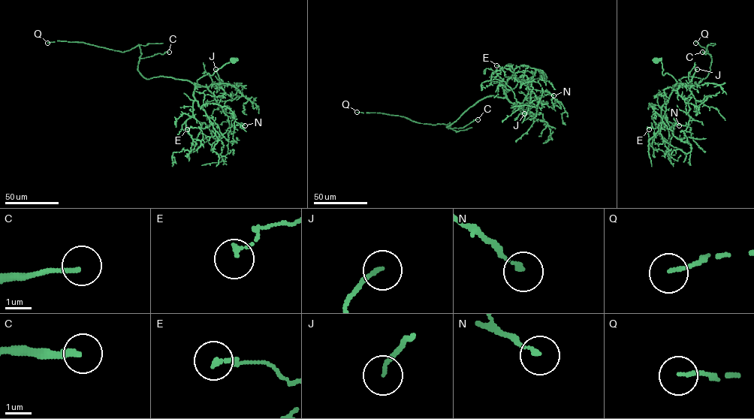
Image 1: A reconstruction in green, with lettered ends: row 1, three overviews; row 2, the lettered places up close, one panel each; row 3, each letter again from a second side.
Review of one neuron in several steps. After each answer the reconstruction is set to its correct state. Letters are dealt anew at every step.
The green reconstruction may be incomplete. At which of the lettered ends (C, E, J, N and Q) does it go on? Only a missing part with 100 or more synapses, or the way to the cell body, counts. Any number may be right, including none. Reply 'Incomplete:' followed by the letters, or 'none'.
Incomplete: C, Q

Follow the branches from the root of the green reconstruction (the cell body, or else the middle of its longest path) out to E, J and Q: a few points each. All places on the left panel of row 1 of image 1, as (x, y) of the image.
E: (233, 60), (197, 81), (194, 97), (205, 111), (210, 125), (187, 129)
J: (233, 60), (237, 58), (233, 58), (212, 74), (203, 75), (197, 83), (218, 86), (222, 81), (215, 69)
Q: (233, 60), (195, 85), (144, 78), (138, 45), (122, 52), (47, 43)

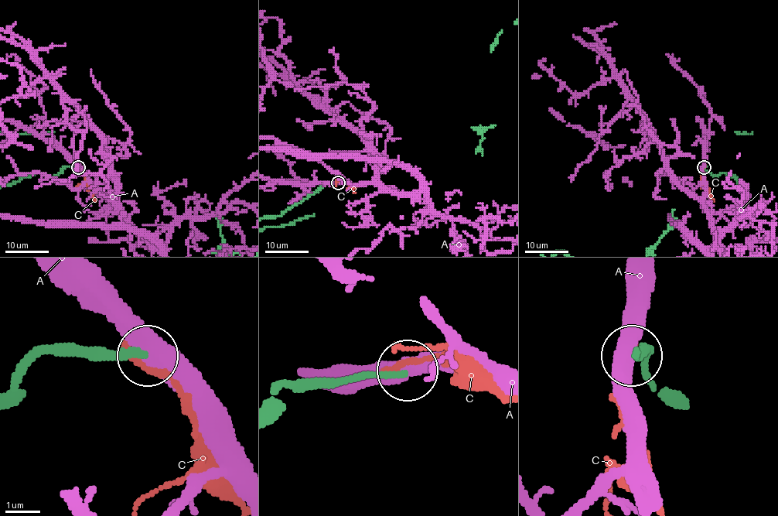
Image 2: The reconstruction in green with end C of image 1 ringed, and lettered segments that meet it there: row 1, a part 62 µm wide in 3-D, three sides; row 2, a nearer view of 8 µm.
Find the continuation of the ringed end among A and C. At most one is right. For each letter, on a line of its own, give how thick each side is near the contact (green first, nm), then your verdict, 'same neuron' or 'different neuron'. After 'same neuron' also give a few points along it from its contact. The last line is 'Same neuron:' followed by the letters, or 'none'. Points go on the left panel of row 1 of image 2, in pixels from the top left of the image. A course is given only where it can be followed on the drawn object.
A: calibres 220 and 500 nm; different neuron
C: calibres 240 and 200 nm; different neuron
Same neuron: none

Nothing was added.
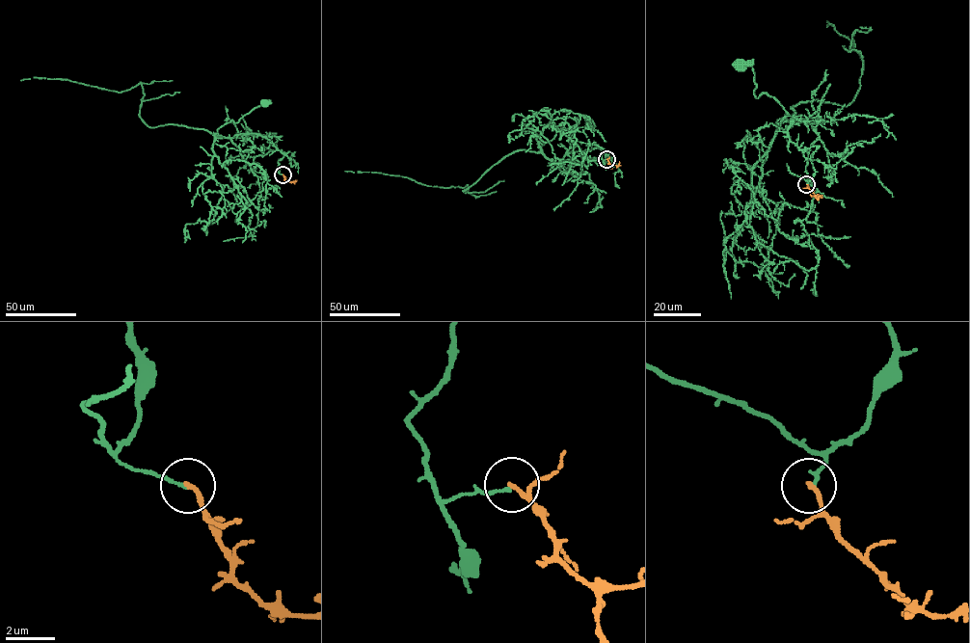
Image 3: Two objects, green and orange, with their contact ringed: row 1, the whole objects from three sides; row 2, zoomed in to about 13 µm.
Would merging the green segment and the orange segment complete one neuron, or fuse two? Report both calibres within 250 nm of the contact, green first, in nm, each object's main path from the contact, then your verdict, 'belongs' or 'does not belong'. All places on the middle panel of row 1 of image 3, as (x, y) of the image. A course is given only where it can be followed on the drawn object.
120 nm thick on the green side, 200 nm on the other; green runs (606, 159), (595, 147), (567, 152), (561, 167), (542, 151), (563, 127), (593, 127), (588, 120); orange runs (606, 159), (611, 165), (618, 166), (619, 161); does not belong

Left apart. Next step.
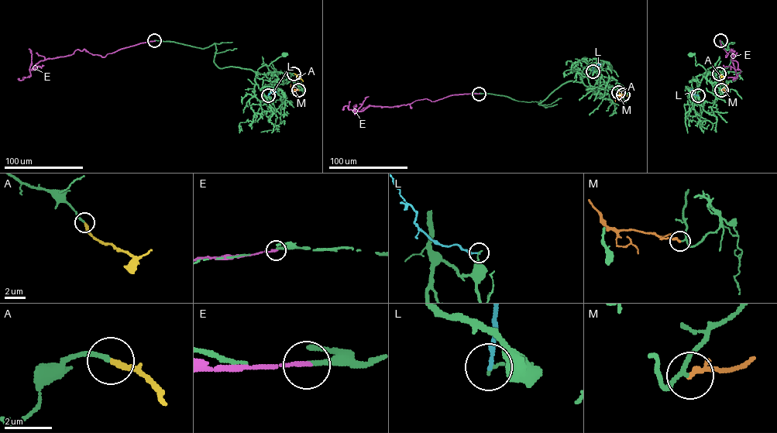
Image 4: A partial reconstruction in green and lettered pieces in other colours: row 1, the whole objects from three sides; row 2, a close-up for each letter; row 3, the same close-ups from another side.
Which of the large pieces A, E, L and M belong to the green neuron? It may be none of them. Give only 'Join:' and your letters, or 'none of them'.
Join: A

